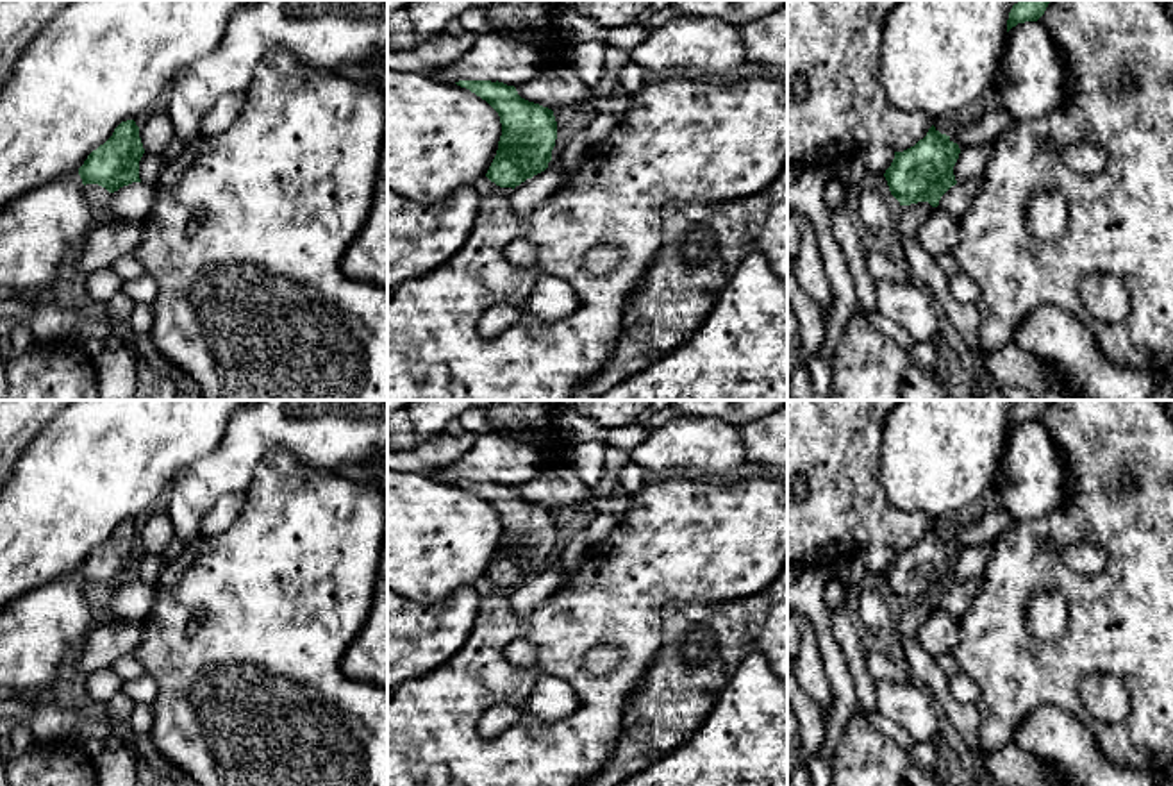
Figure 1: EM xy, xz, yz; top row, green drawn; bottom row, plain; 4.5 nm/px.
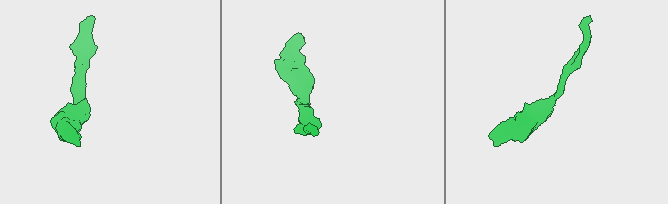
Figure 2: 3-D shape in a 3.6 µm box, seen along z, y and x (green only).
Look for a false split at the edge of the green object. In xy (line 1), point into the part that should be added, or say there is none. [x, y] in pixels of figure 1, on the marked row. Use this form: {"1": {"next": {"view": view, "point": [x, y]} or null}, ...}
{"1": {"next": null}}

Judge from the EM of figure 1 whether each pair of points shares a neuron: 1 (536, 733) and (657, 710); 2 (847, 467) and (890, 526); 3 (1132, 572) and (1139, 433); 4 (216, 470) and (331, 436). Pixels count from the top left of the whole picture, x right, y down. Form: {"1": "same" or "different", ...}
{"1": "different", "2": "same", "3": "same", "4": "same"}

